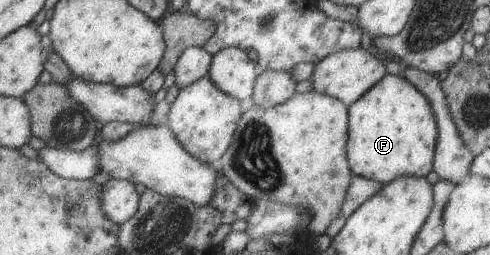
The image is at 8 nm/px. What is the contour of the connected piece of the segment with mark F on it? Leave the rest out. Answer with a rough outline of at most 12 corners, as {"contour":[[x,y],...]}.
{"contour":[[383,74],[347,109],[353,175],[386,184],[432,171],[436,121]]}

